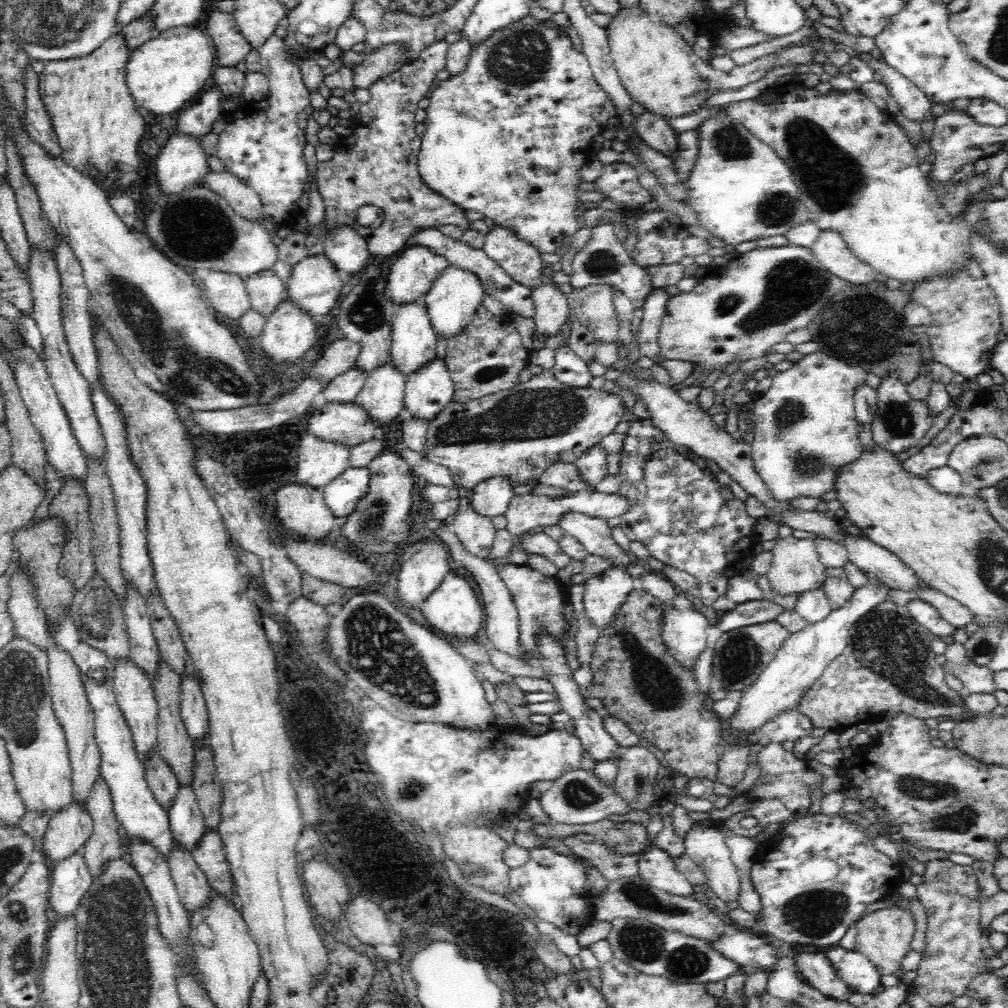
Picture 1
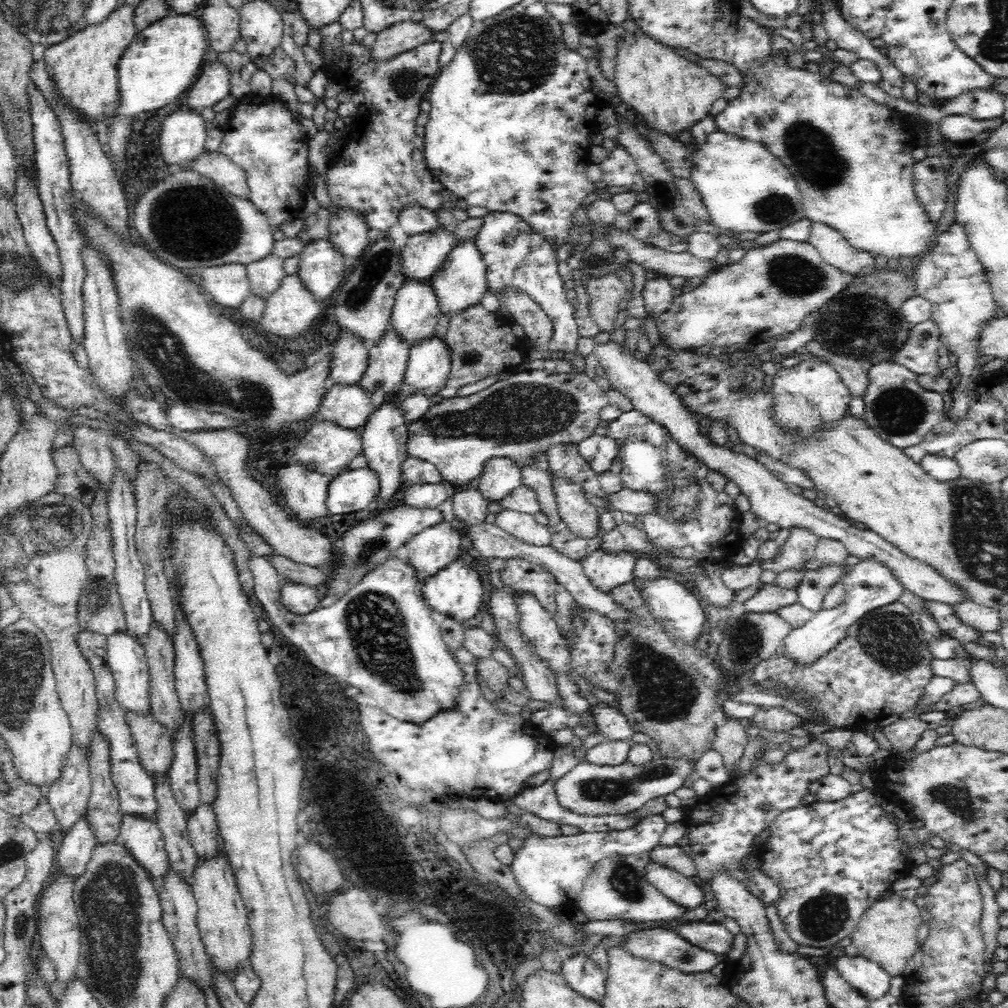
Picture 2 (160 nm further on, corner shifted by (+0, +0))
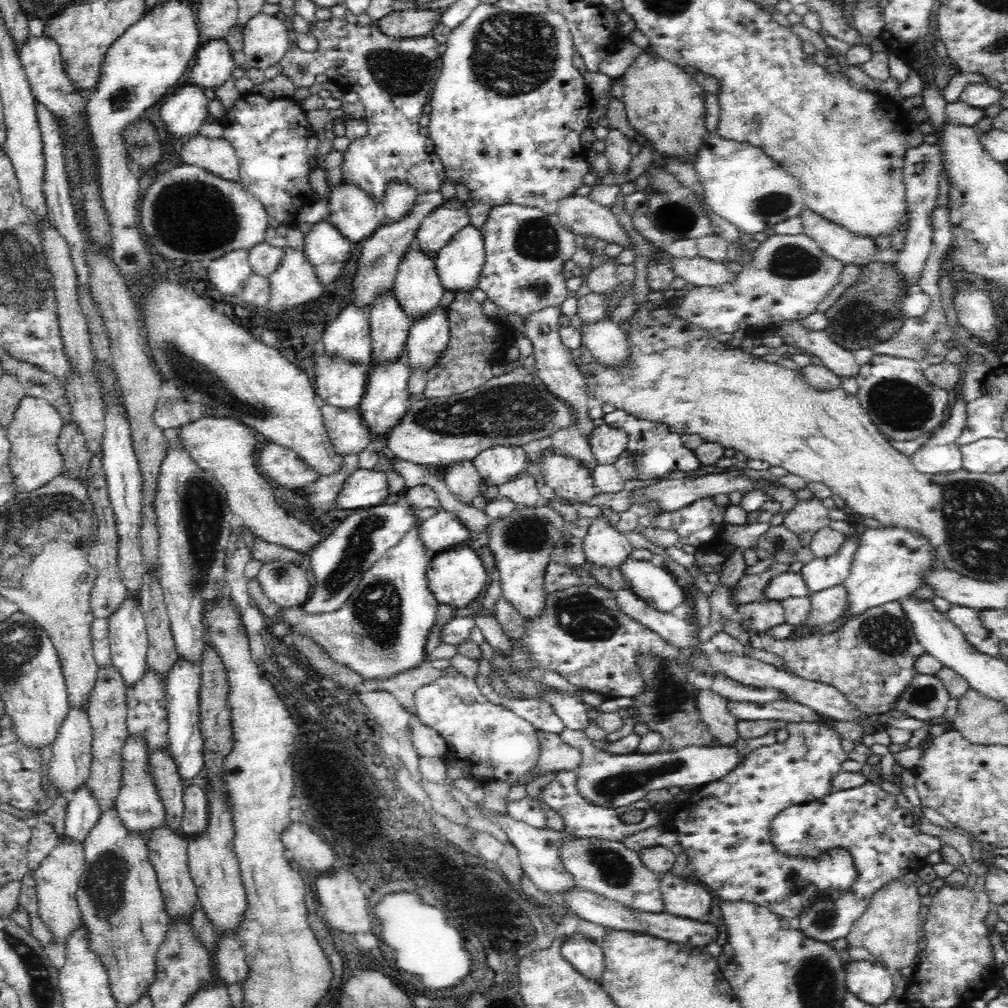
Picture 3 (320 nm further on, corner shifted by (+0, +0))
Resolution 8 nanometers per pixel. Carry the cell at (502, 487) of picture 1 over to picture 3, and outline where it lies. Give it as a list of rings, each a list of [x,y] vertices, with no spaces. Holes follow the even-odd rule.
[[[498,445],[483,450],[474,460],[480,476],[486,486],[500,486],[514,481],[526,469],[526,453],[523,447]]]

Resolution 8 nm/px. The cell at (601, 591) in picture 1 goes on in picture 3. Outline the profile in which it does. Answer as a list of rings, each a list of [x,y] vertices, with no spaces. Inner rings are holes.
[[[604,516],[590,521],[587,535],[583,538],[586,562],[608,573],[619,570],[619,566],[631,556],[634,547]]]

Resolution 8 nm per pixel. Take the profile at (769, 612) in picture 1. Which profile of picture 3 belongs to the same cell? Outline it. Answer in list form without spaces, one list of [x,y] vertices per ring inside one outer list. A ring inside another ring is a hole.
[[[786,571],[776,574],[764,590],[764,599],[780,601],[785,598],[810,596],[810,589],[801,572]]]

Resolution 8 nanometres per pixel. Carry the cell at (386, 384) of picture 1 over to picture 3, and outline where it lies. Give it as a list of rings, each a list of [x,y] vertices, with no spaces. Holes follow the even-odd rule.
[[[389,293],[383,299],[375,301],[368,317],[373,360],[387,364],[400,362],[412,324],[395,296]]]

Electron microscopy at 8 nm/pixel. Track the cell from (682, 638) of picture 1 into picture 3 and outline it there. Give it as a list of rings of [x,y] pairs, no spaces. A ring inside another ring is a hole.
[[[630,556],[619,566],[619,571],[627,587],[653,609],[670,613],[686,600],[684,591],[675,583],[674,574],[665,567],[656,567],[651,561]]]

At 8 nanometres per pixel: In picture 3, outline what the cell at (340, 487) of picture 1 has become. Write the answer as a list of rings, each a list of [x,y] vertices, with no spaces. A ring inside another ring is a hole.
[[[377,469],[355,470],[348,476],[336,496],[340,510],[357,510],[382,505],[388,496],[386,473]]]

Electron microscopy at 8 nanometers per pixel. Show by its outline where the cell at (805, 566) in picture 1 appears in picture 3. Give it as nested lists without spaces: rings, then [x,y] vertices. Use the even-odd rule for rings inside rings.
[[[817,497],[800,500],[796,508],[790,514],[786,514],[783,519],[783,524],[800,537],[802,547],[809,546],[813,534],[831,521],[828,516],[829,510],[822,504],[822,501]]]

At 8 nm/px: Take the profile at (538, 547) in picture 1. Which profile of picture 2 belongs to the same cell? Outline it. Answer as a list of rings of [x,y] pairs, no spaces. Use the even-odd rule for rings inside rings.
[[[503,509],[496,514],[495,523],[526,545],[548,546],[551,543],[552,534],[548,532],[547,526],[536,522],[534,516]]]

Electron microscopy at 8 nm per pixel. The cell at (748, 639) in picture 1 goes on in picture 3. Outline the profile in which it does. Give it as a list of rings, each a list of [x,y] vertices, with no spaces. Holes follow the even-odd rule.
[[[754,601],[745,604],[744,610],[738,608],[738,614],[747,632],[762,632],[760,635],[764,635],[764,630],[785,622],[785,612],[780,601]]]

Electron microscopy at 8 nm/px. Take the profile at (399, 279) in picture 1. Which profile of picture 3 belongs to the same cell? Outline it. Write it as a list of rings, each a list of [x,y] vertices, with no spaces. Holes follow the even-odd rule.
[[[457,197],[445,200],[421,223],[417,231],[417,243],[421,253],[436,258],[440,250],[448,245],[450,238],[470,223],[468,208]]]

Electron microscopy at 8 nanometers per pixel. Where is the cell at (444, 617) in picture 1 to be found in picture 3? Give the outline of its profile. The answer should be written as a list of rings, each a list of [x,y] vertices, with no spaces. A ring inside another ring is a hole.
[[[459,544],[459,548],[435,554],[430,559],[427,570],[428,588],[439,604],[450,604],[452,608],[468,607],[468,604],[482,592],[486,584],[486,568],[478,554],[468,544]]]

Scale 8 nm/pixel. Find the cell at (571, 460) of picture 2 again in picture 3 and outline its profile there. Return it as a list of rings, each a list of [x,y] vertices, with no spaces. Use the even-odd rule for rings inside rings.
[[[574,426],[560,429],[552,436],[552,448],[564,456],[570,456],[586,465],[590,472],[596,470],[598,459],[592,452],[588,441],[581,435],[581,432]]]

